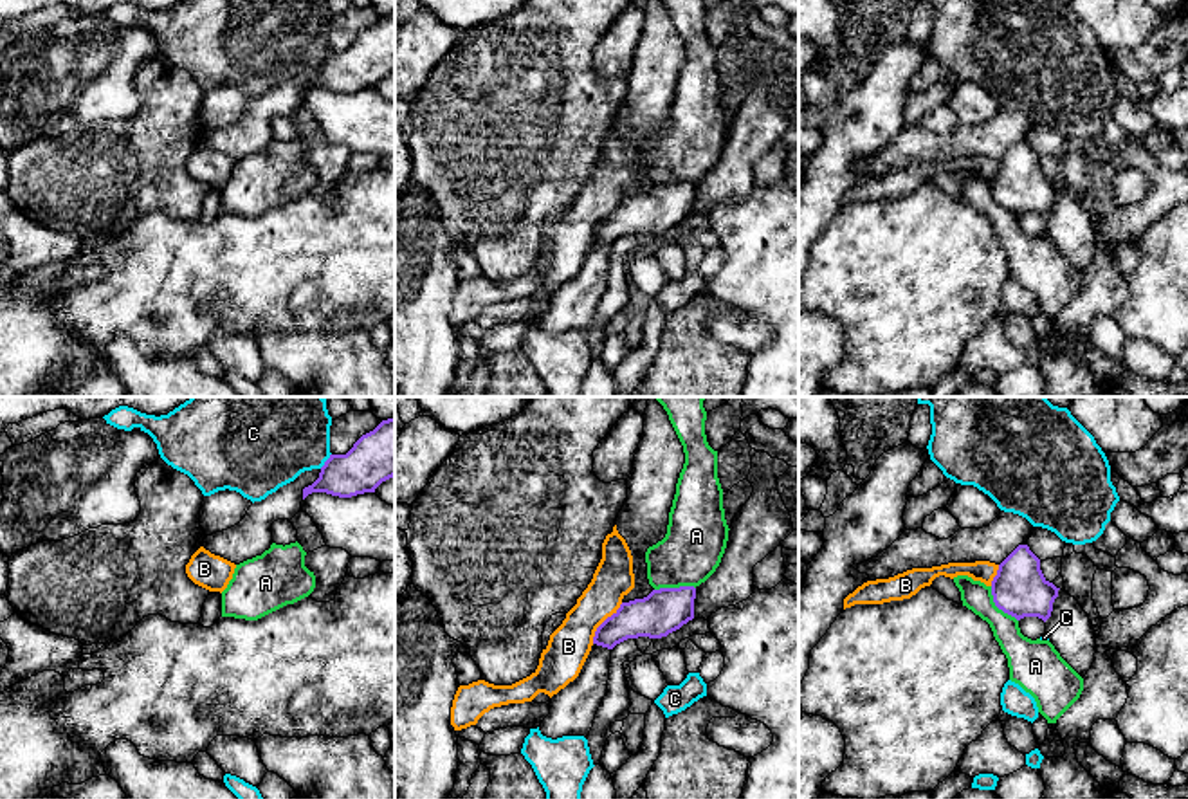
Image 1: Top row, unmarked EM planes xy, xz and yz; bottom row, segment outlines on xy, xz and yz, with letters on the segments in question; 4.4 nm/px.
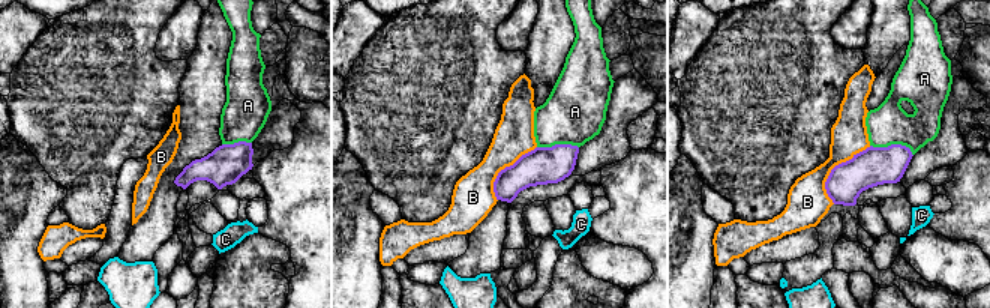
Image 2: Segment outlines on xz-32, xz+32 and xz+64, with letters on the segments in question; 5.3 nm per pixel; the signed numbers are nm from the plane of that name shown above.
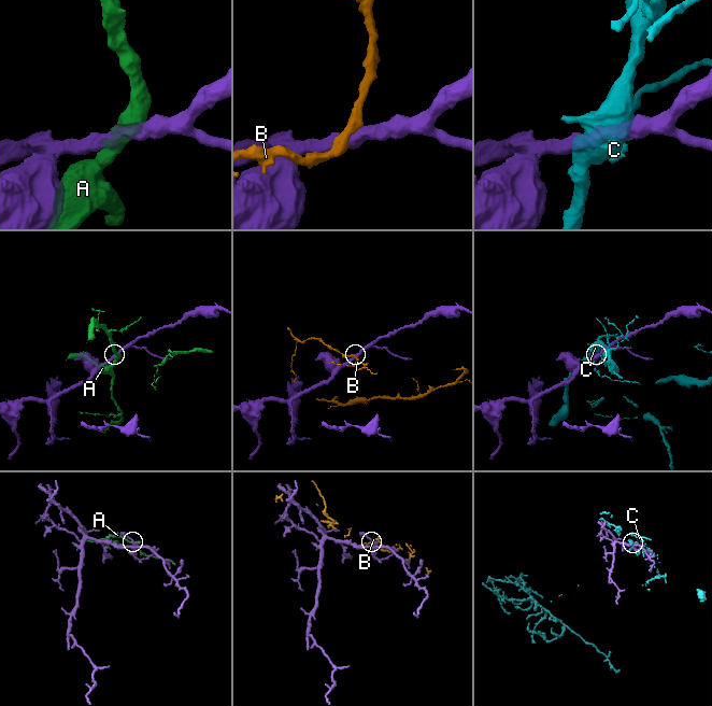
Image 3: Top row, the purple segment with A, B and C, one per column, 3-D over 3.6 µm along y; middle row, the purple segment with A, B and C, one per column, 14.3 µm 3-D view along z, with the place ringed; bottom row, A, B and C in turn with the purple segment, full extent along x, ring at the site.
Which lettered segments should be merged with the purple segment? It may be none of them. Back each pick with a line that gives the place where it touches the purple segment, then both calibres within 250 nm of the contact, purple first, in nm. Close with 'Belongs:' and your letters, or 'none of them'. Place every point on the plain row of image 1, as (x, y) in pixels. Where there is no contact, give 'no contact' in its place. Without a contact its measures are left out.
Belongs: none of them

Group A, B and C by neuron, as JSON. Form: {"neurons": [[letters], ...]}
{"neurons": [["A"], ["B"], ["C"]]}

